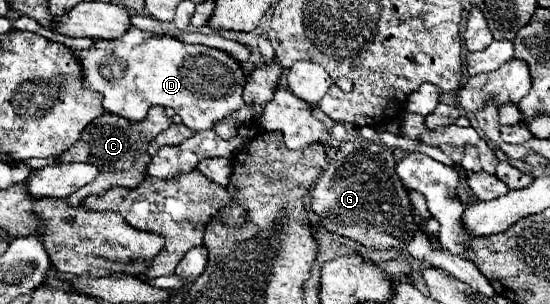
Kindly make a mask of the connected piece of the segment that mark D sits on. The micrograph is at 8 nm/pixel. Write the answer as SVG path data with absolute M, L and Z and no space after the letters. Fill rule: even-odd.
M137 30L137 46L107 46L107 42L95 42L89 50L79 50L75 54L81 58L85 66L87 88L97 90L105 96L103 108L133 122L143 120L151 106L165 106L165 108L173 108L175 114L181 116L183 124L197 132L197 130L213 128L217 122L229 118L245 104L241 96L247 84L245 72L233 56L217 48L207 48L203 44L185 44L165 34Z

